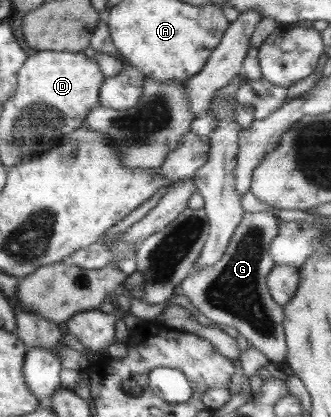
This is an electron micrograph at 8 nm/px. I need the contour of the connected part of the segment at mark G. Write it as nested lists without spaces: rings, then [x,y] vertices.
[[[244,212],[221,260],[211,267],[194,269],[180,288],[199,312],[217,326],[244,336],[249,345],[265,354],[268,362],[283,363],[287,354],[283,307],[272,299],[266,285],[267,275],[274,267],[269,250],[277,232],[279,222],[273,212]]]

